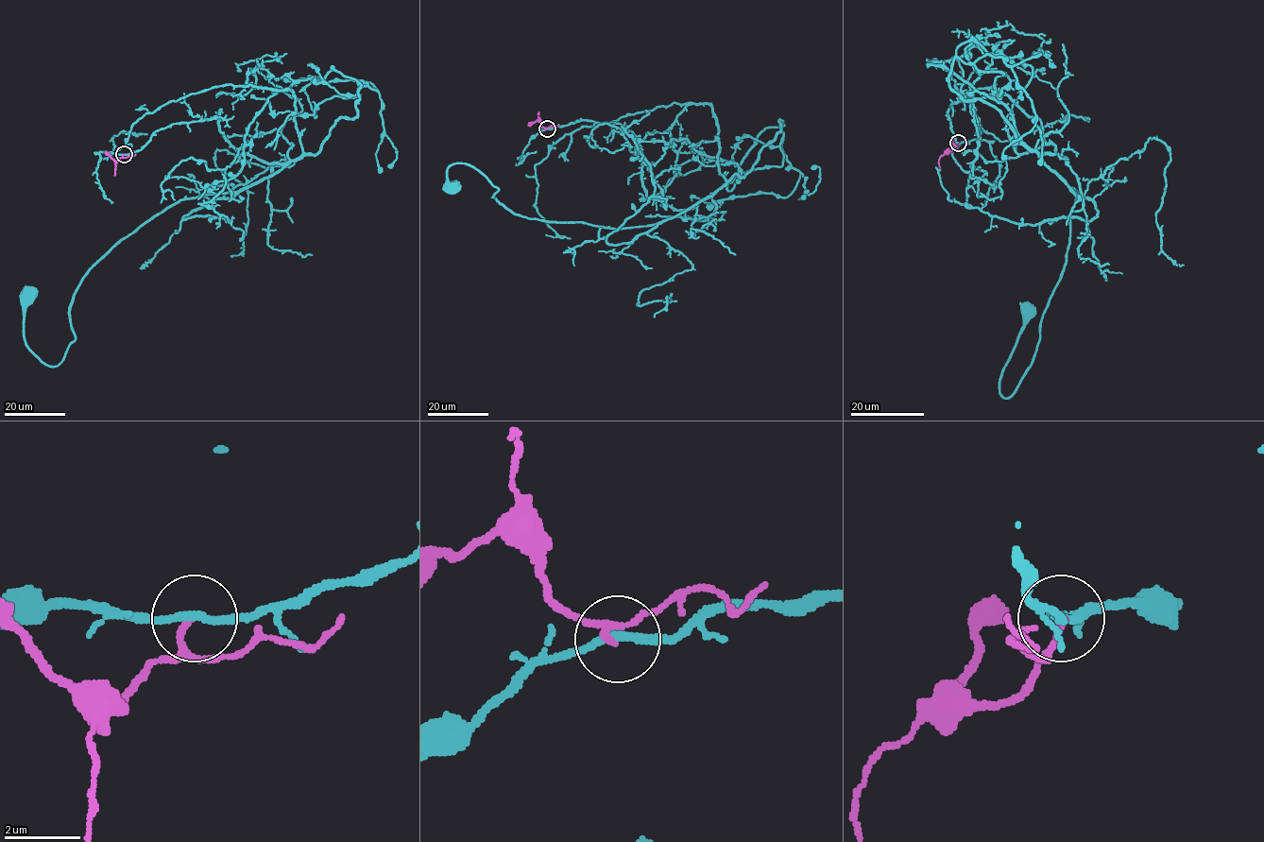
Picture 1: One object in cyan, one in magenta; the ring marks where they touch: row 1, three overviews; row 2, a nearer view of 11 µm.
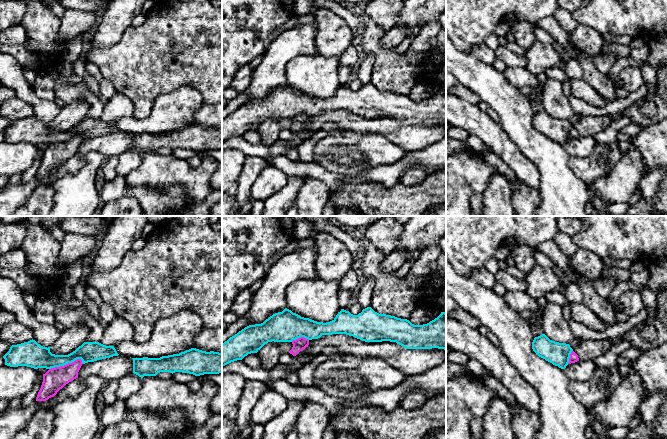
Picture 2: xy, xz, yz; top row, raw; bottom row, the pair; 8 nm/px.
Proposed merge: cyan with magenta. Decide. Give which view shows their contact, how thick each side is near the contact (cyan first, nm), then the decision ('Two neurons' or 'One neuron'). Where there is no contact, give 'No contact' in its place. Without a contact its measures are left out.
Touches cyan in xy. Thickness 190 nm (cyan) against 180 nm. Two neurons

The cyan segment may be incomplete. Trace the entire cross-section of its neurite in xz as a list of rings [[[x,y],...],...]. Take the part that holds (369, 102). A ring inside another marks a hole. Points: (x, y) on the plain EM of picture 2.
[[[371,83],[362,86],[358,91],[341,85],[330,98],[317,98],[309,94],[301,93],[285,84],[270,92],[261,100],[249,101],[230,113],[222,120],[222,142],[231,138],[242,136],[251,129],[257,129],[268,118],[292,118],[300,113],[308,116],[318,115],[322,111],[346,110],[365,118],[396,118],[406,125],[444,125],[446,126],[446,89],[441,90],[423,101],[414,101],[407,95],[395,92],[379,90]]]

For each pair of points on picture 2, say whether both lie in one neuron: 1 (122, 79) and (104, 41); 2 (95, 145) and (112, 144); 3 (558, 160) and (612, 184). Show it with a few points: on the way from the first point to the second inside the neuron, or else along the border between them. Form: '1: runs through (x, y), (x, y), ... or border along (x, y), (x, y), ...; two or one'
1: border along (124, 30), (116, 43), (102, 49), (88, 48); two
2: runs through (99, 144), (108, 144); one
3: border along (589, 184), (599, 197); two

